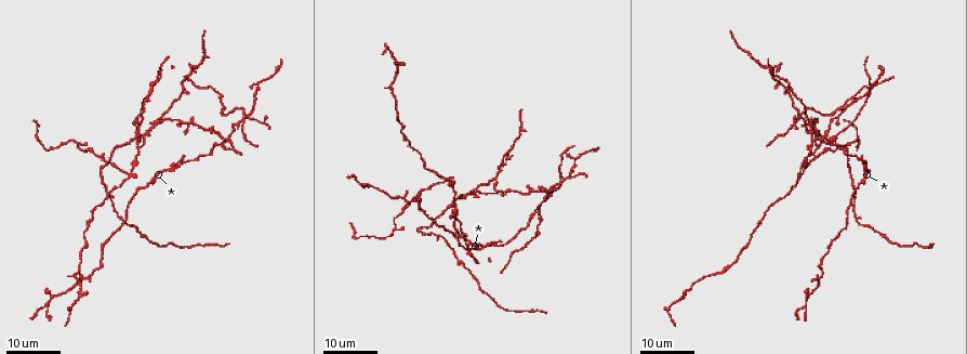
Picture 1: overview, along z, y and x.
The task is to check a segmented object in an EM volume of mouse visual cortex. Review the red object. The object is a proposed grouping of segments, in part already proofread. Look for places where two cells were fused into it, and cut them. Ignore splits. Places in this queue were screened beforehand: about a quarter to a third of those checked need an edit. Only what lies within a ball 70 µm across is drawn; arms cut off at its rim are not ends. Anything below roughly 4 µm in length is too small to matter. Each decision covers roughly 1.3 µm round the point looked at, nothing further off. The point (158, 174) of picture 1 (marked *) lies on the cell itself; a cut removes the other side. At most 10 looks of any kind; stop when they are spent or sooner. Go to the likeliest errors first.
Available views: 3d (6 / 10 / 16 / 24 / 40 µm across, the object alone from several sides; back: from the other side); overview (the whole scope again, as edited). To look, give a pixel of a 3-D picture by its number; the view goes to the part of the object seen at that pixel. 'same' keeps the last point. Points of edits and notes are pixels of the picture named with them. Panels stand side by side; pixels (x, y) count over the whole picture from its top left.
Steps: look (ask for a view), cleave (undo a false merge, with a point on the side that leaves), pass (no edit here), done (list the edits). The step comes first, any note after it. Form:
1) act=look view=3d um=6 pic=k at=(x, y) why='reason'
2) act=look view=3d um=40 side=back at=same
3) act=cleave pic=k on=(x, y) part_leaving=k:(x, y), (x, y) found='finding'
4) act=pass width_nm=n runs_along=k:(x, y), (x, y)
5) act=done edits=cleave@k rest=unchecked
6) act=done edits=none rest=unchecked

act=look view=3d um=16 pic=1 at=(247, 117) why='four or more arms meet'

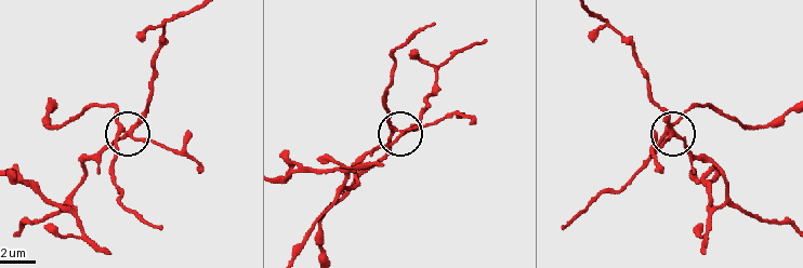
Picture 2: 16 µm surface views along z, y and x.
act=look view=3d um=6 pic=2 at=(672, 130)

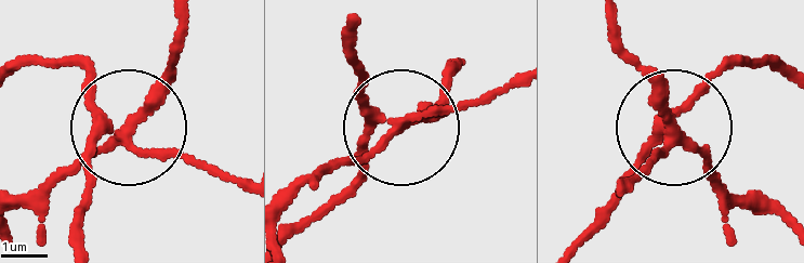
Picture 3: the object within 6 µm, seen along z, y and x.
act=look view=3d um=6 side=back pic=3 at=(670, 133)

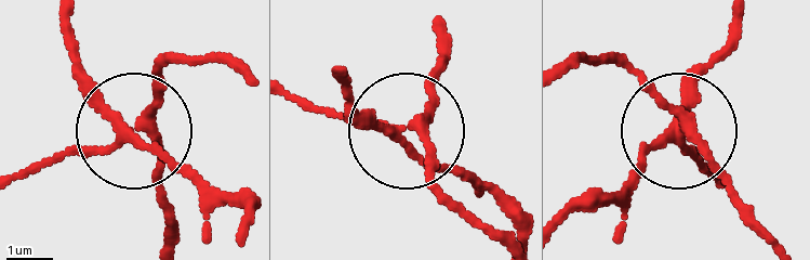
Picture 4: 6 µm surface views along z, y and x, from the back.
act=cleave pic=4 on=(154, 83) side_arm_um=16 part_leaving=4:(393, 125), (420, 135), (435, 182), (493, 241) found='two cells meet here'

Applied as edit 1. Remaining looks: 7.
act=look view=3d um=16 pic=1 at=(403, 201) why='thick turns thin'

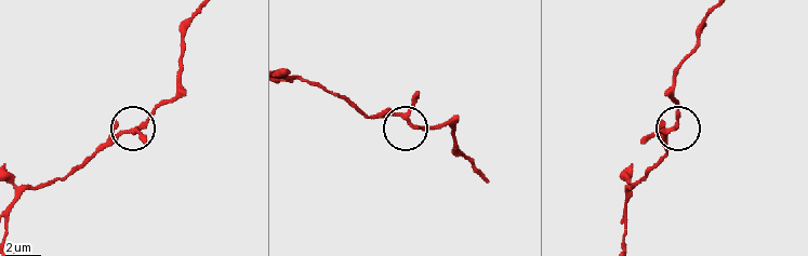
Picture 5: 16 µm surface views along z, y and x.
act=look view=3d um=10 pic=5 at=(411, 125)

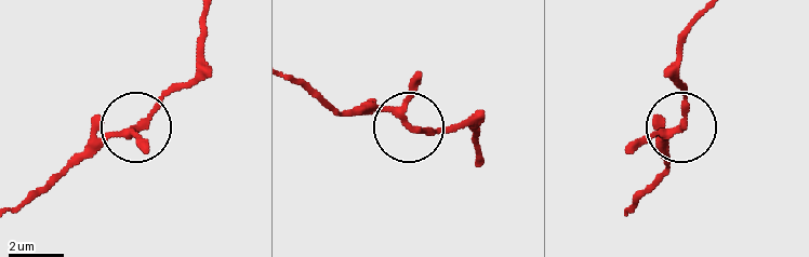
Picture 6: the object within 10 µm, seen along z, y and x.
act=pass runs_along=6:(481, 162), (465, 122), (419, 130), (358, 108) found='continuous, no second cell'

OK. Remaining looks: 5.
act=look view=3d um=24 pic=1 at=(493, 246) why='three-way junction'

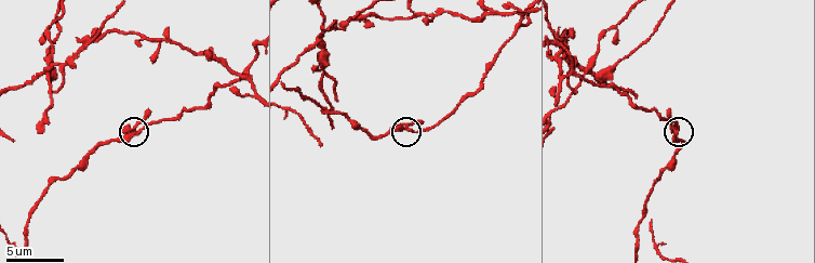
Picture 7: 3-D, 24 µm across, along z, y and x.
act=look view=3d um=6 pic=7 at=(409, 131)

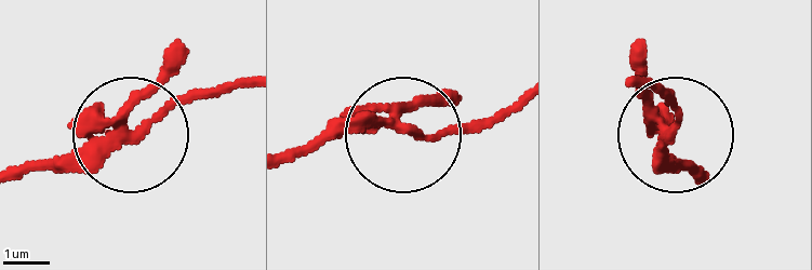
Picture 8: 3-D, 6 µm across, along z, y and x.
act=look view=3d um=6 side=back pic=8 at=(402, 129)

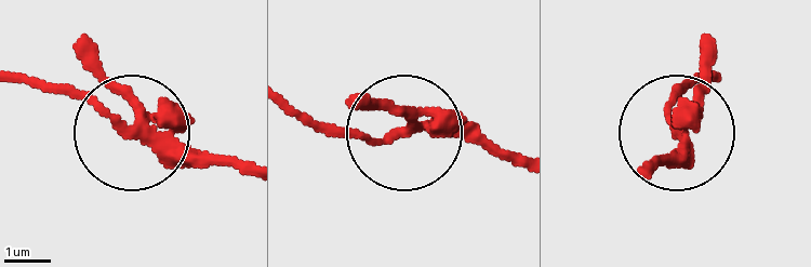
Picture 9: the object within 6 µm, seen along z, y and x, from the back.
act=pass runs_along=9:(243, 170), (138, 143), (38, 81) found='one cell here'

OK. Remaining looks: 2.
act=look view=3d um=6 pic=7 at=(519, 23) why='three-way junction'

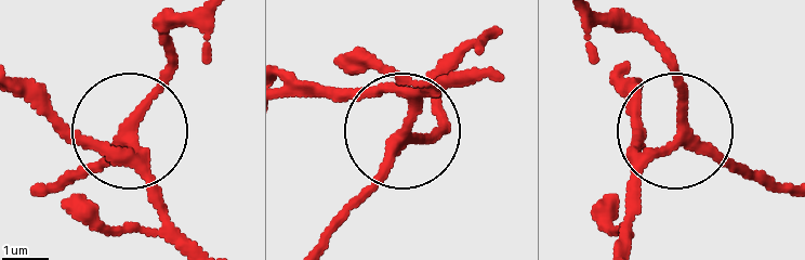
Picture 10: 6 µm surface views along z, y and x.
act=cleave pic=10 on=(95, 212) width_nm=220 part_leaving=10:(142, 163), (76, 143), (17, 96) found='a second cell is stuck on'

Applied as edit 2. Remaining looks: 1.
act=done edits=cleave@4,cleave@10 rest=unchecked

